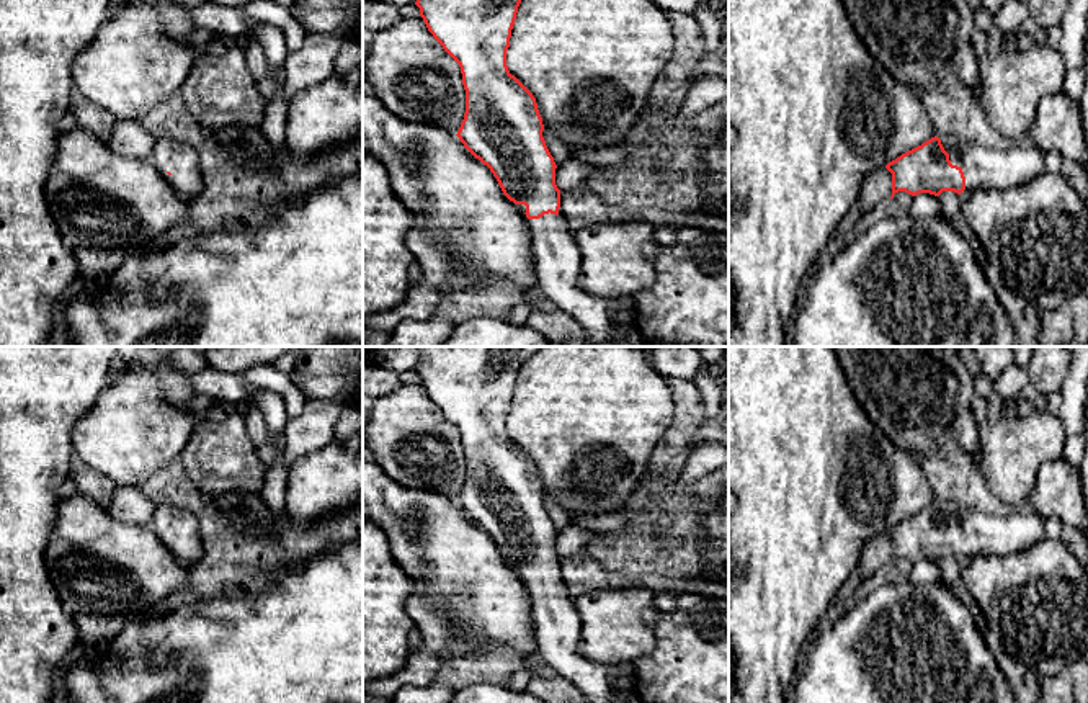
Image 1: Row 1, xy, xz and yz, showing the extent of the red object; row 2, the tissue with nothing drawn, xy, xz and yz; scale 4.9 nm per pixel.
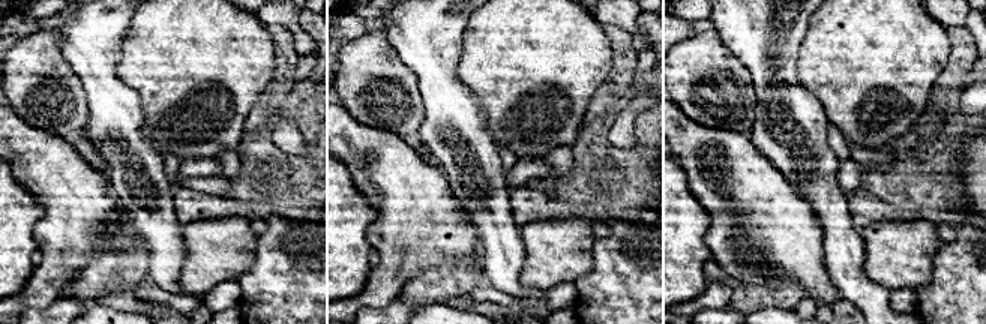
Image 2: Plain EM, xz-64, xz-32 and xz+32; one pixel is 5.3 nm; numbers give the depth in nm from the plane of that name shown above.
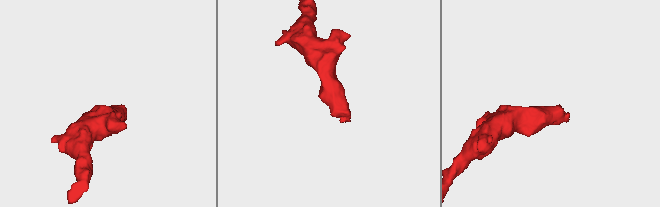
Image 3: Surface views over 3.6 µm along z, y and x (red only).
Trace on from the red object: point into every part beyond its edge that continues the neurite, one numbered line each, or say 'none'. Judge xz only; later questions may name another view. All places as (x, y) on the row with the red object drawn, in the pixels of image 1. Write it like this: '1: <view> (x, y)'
1: xz (556, 255)

